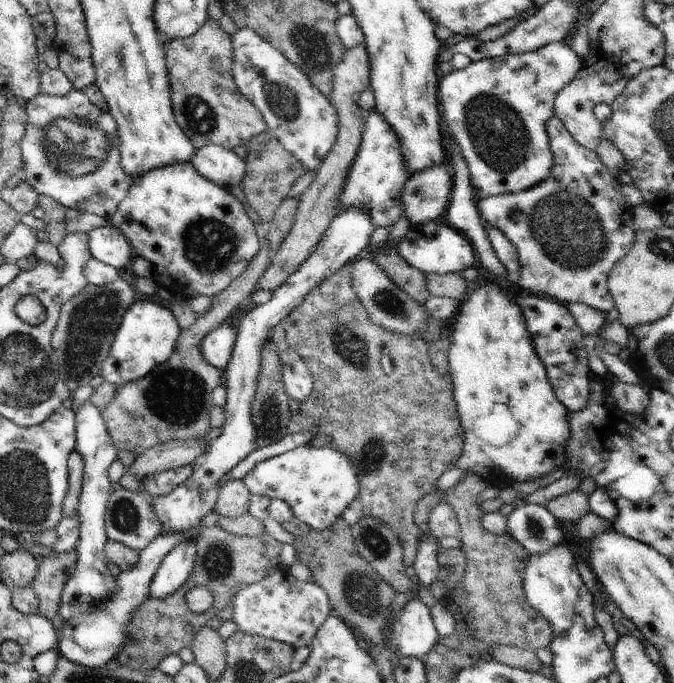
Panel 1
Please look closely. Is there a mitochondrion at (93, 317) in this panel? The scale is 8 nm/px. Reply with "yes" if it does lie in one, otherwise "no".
yes

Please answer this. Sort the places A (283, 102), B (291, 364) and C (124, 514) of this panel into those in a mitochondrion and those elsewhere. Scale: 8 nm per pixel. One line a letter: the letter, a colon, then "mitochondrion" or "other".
A: mitochondrion
B: mitochondrion
C: mitochondrion

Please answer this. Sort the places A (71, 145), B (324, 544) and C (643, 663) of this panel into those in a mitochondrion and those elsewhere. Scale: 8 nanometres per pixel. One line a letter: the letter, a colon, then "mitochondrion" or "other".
A: mitochondrion
B: other
C: other

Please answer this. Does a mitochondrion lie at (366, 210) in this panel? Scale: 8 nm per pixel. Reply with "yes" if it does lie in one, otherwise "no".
no

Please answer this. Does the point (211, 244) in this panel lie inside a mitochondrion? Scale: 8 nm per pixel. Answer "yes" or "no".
yes

